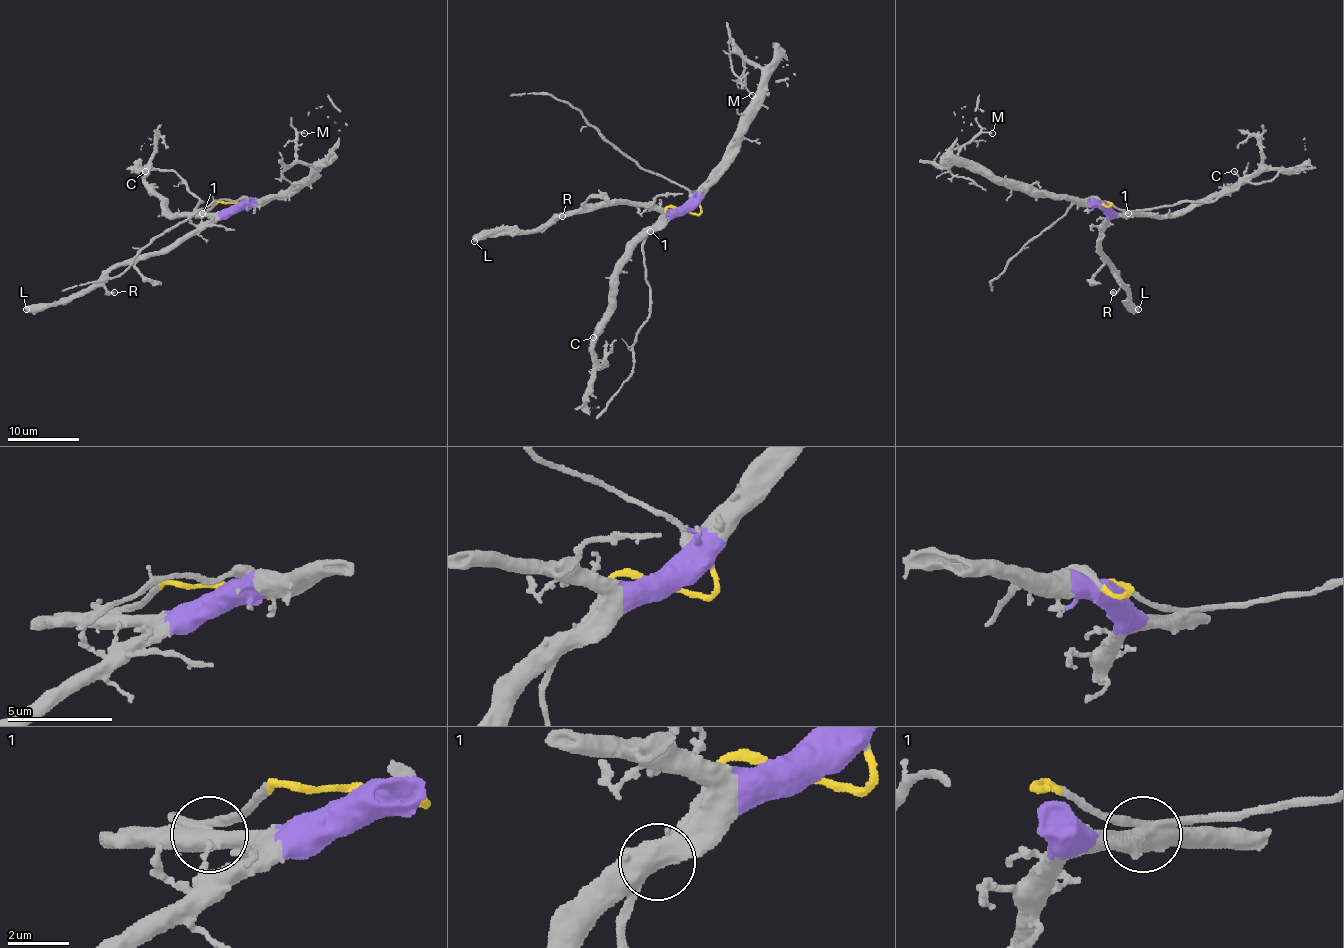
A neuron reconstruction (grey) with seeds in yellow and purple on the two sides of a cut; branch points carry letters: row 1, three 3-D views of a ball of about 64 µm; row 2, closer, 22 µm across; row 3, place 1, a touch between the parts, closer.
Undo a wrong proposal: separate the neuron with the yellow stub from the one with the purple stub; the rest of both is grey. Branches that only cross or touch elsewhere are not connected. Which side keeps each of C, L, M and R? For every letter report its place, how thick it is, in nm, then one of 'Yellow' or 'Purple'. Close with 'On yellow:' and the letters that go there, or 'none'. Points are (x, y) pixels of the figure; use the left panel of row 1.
C: Place: (145, 171). Thickness 150 nm. Purple
L: Place: (26, 309). Thickness 600 nm. Purple
M: Place: (304, 133). Thickness 190 nm. Purple
R: Place: (114, 292). Thickness 340 nm. Purple
On yellow: none

